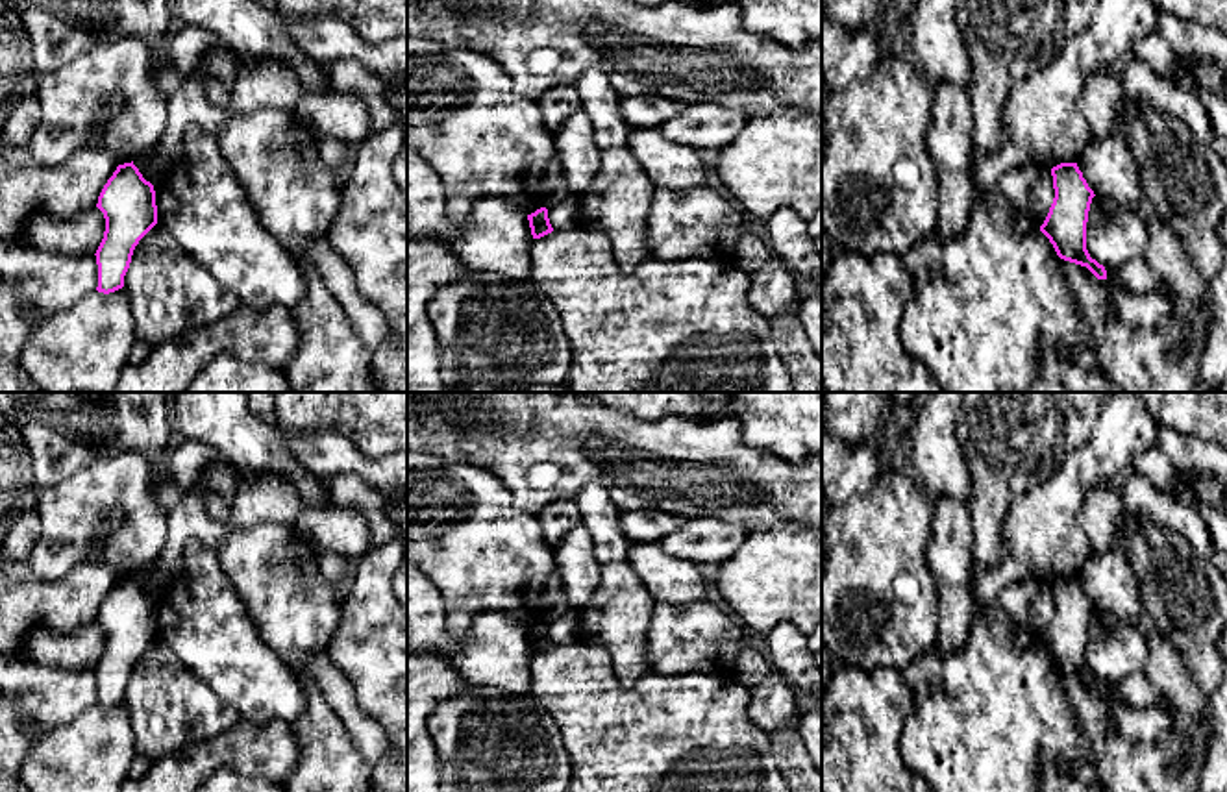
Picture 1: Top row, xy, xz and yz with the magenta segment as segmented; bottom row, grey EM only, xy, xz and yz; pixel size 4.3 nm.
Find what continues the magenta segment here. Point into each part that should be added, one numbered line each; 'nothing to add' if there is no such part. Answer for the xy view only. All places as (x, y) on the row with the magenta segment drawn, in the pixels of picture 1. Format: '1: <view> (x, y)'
nothing to add

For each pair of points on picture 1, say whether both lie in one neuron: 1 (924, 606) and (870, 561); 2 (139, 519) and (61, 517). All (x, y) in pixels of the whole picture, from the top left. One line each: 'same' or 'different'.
1: same
2: same

